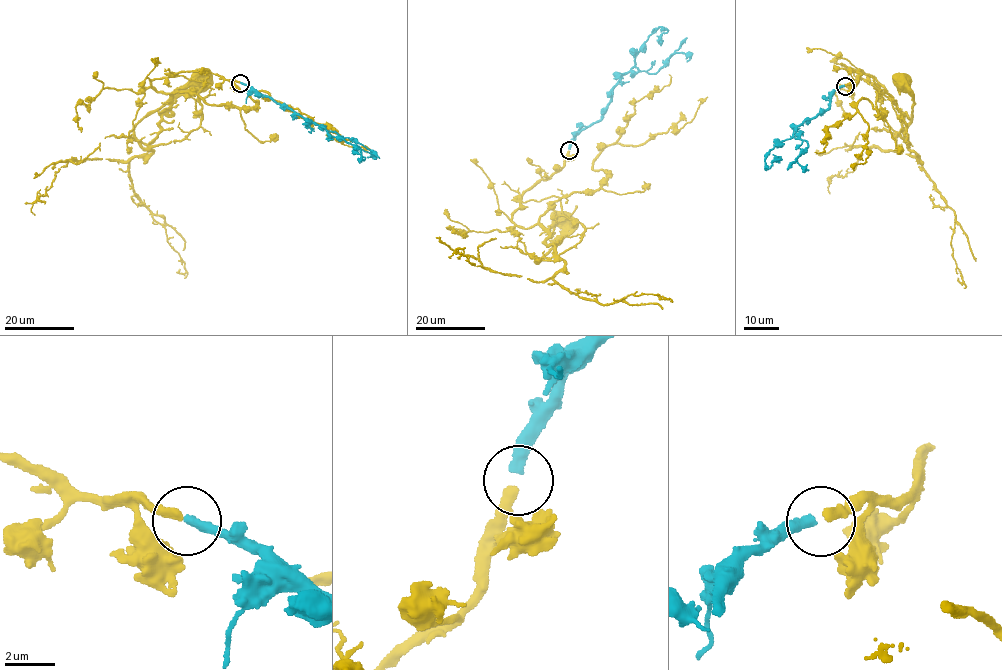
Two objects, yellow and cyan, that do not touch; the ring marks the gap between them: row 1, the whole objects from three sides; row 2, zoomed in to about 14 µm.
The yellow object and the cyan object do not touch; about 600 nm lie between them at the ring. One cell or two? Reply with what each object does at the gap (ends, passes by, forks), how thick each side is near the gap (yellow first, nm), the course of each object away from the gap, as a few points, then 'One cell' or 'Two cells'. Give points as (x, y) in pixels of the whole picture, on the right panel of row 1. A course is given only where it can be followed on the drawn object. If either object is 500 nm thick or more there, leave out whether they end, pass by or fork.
At the ring yellow ends. At the ring cyan ends. Thickness 360 nm (yellow) against 380 nm. Course of yellow: (845, 85), (857, 82), (860, 69), (874, 77), (880, 88), (884, 124), (902, 138), (915, 103), (903, 79). Course of cyan: (844, 86), (834, 89), (828, 109), (805, 119), (792, 136), (775, 144), (765, 159), (766, 166), (781, 156). One cell

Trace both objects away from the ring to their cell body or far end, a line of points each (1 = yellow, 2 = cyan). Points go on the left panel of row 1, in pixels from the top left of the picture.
1: (239, 83), (200, 72), (179, 71), (152, 80), (128, 133), (135, 141), (135, 126), (202, 79), (201, 74)
2: (241, 83), (359, 149), (363, 160), (353, 148)

